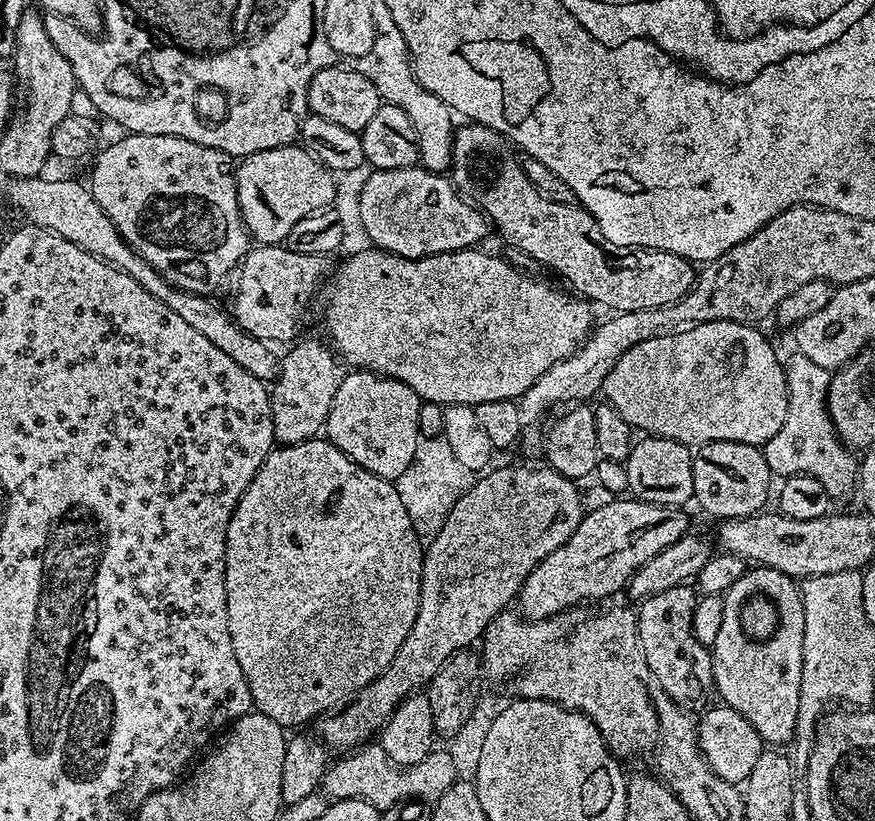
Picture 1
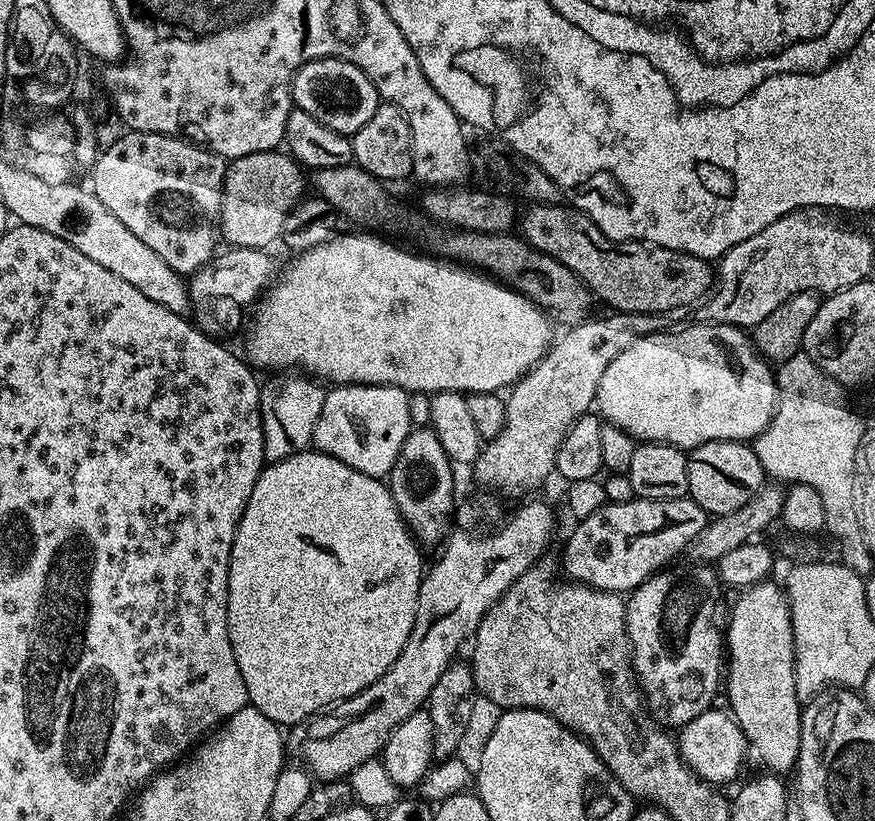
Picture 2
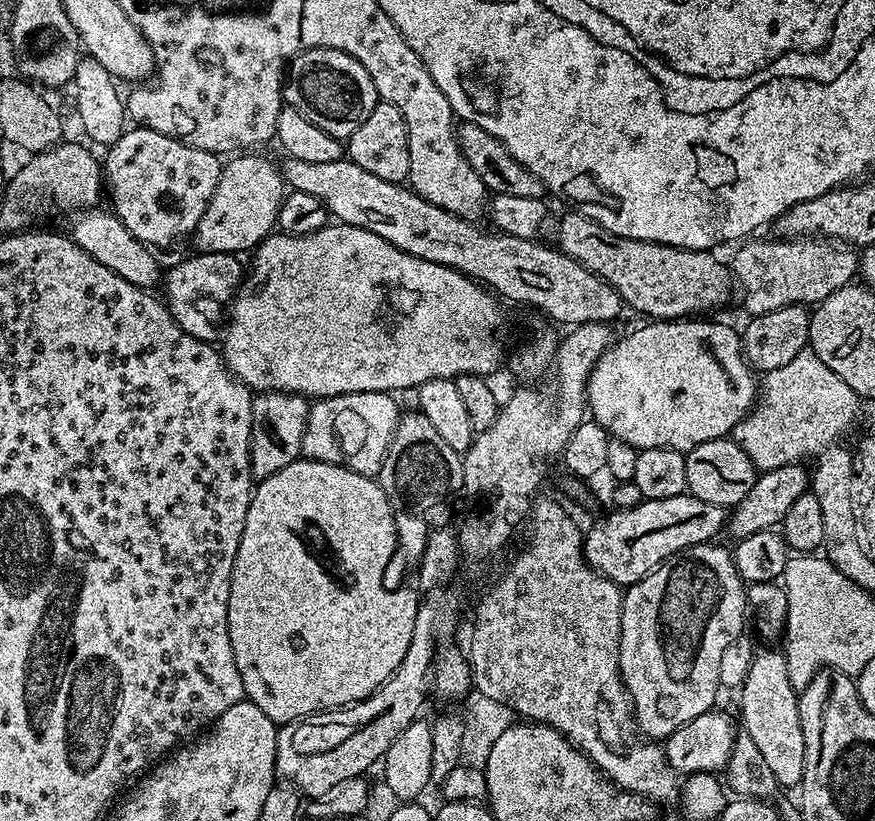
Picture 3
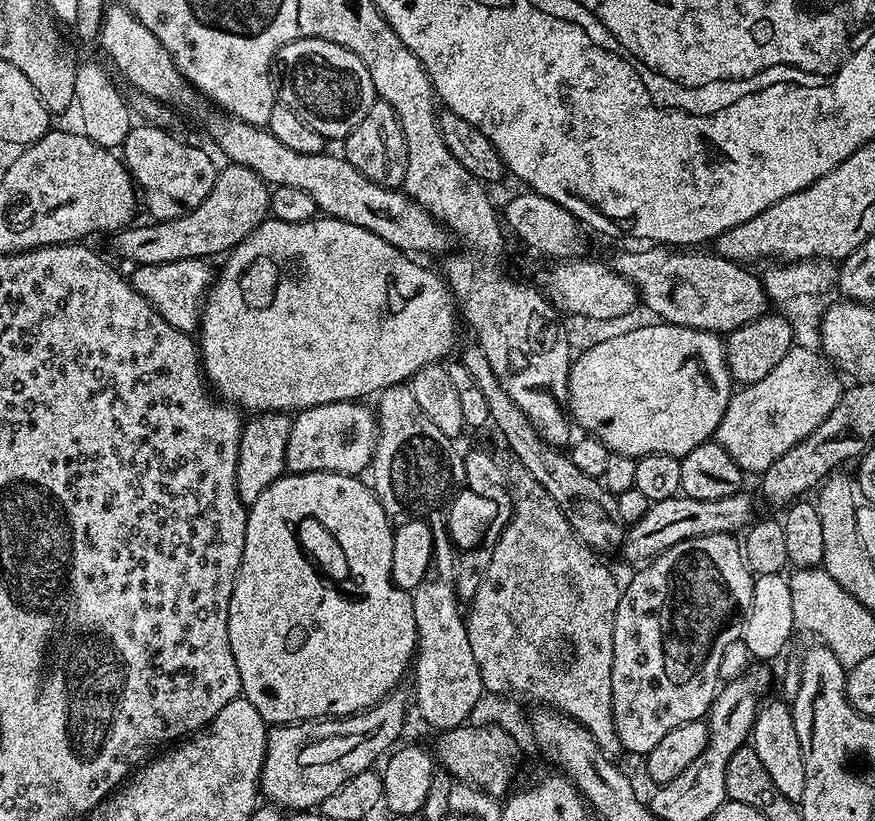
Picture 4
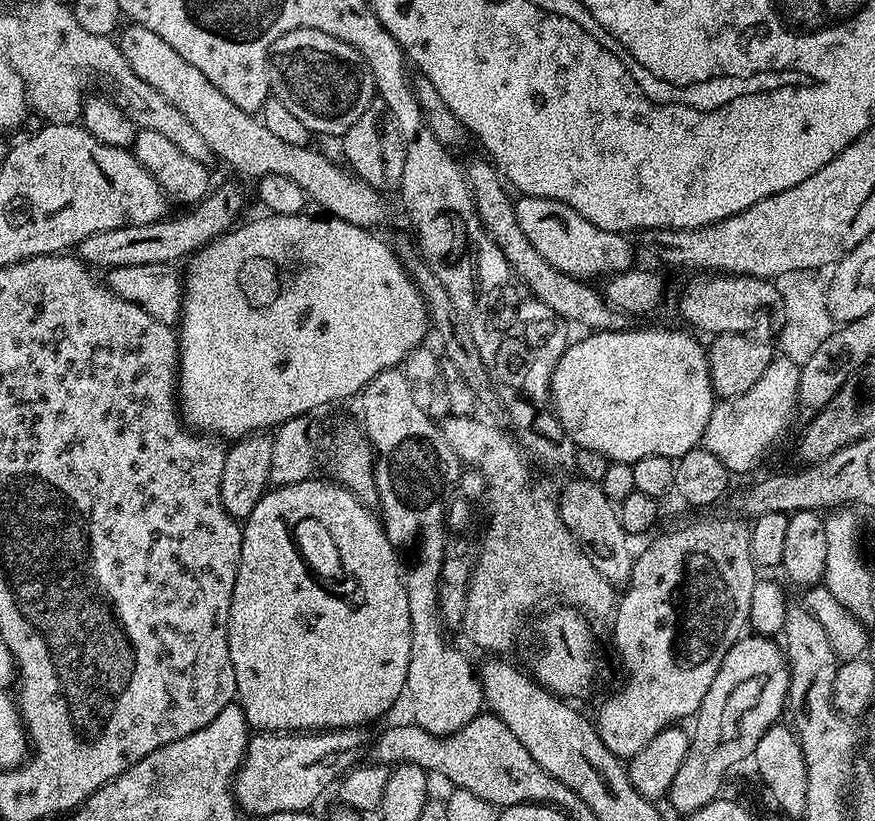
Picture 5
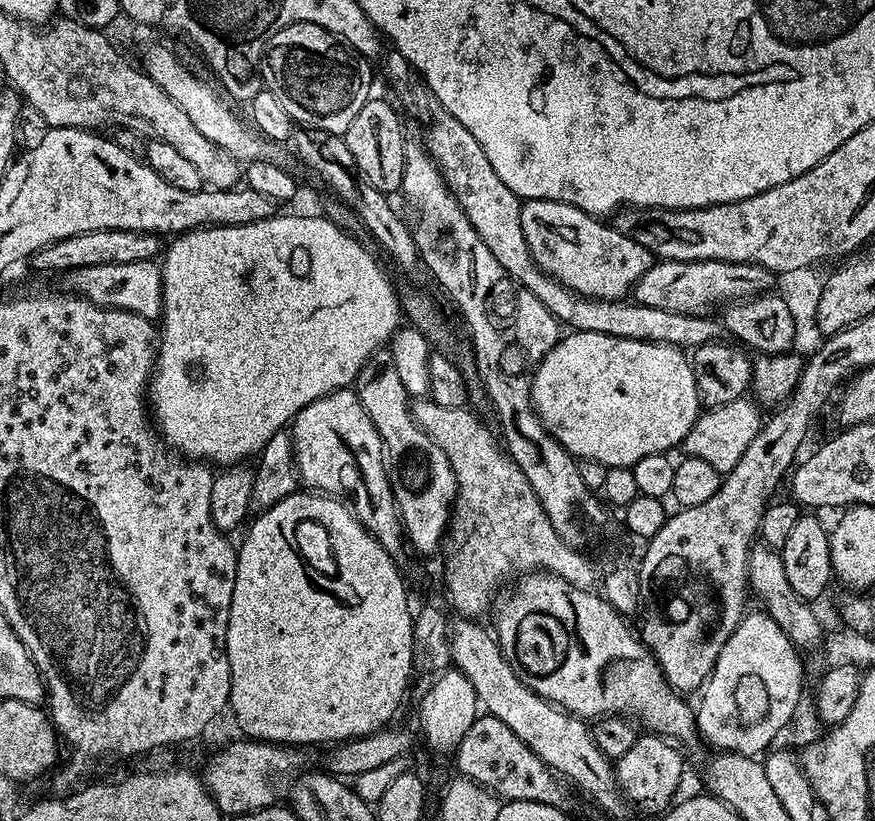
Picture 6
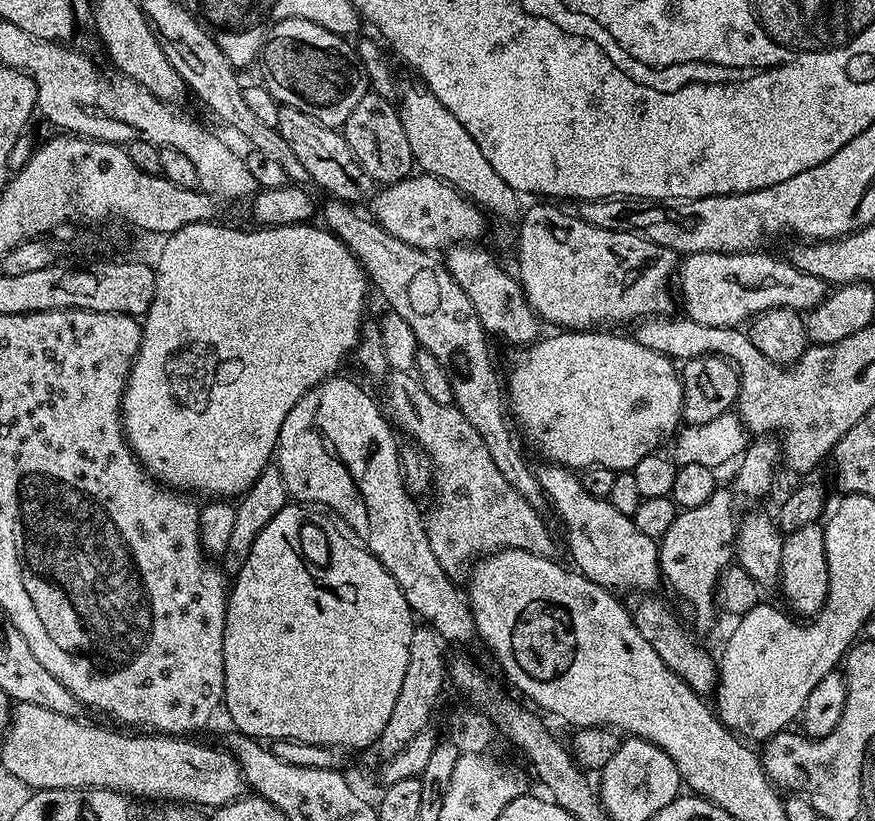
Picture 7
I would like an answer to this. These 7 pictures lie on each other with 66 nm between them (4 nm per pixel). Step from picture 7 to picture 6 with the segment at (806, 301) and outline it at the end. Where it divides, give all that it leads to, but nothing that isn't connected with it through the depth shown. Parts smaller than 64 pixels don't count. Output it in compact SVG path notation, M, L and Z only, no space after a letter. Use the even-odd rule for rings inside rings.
M660 260L659 262L653 263L652 268L646 272L636 283L634 289L634 300L635 303L641 304L642 306L650 306L651 308L657 308L658 310L670 310L671 312L677 312L678 314L690 314L691 316L707 316L713 310L712 307L715 304L719 306L727 306L733 302L739 302L742 300L749 299L753 296L762 296L771 293L774 288L774 273L770 270L766 270L762 266L757 264L739 264L738 262L718 262L717 260L699 260L698 262L678 262L677 260Z

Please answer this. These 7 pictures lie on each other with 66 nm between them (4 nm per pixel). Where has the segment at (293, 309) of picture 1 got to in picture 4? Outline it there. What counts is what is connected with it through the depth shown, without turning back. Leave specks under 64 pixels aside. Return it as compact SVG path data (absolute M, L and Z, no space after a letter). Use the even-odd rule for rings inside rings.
M194 258L161 264L137 264L131 269L130 283L135 292L142 294L142 298L146 298L146 302L150 302L150 306L154 306L154 310L158 310L170 326L174 326L174 330L192 334L199 329L204 298L214 279L214 268L208 264L211 263L207 259Z

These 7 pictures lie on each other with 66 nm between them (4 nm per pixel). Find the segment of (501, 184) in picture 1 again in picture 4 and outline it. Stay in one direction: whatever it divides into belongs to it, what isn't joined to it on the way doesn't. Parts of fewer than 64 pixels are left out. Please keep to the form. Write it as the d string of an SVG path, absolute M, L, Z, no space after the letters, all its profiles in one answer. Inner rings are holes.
M644 246L641 252L620 252L610 260L611 268L635 286L639 299L665 324L677 324L703 332L727 334L754 322L769 311L770 301L763 279L745 265L716 255L712 250L673 250L668 246Z

